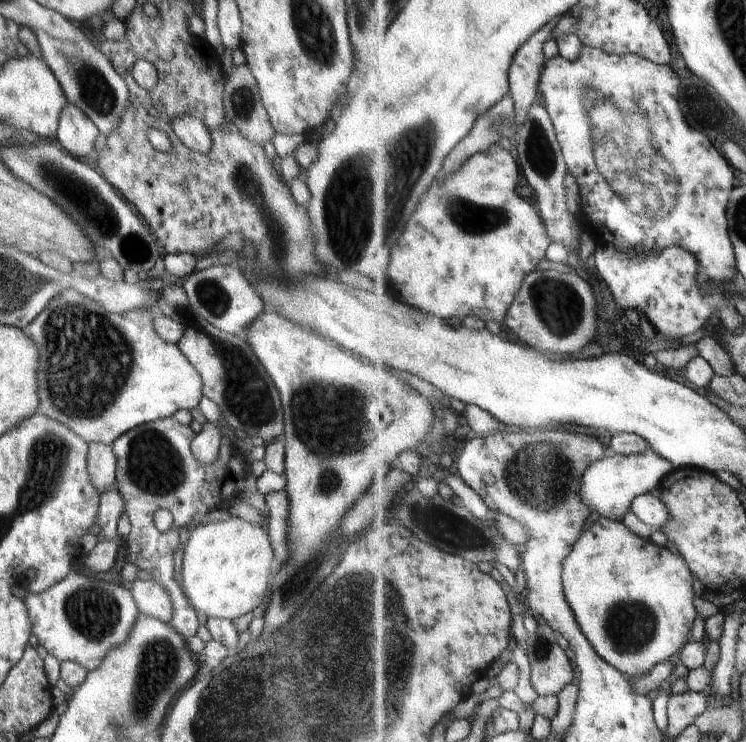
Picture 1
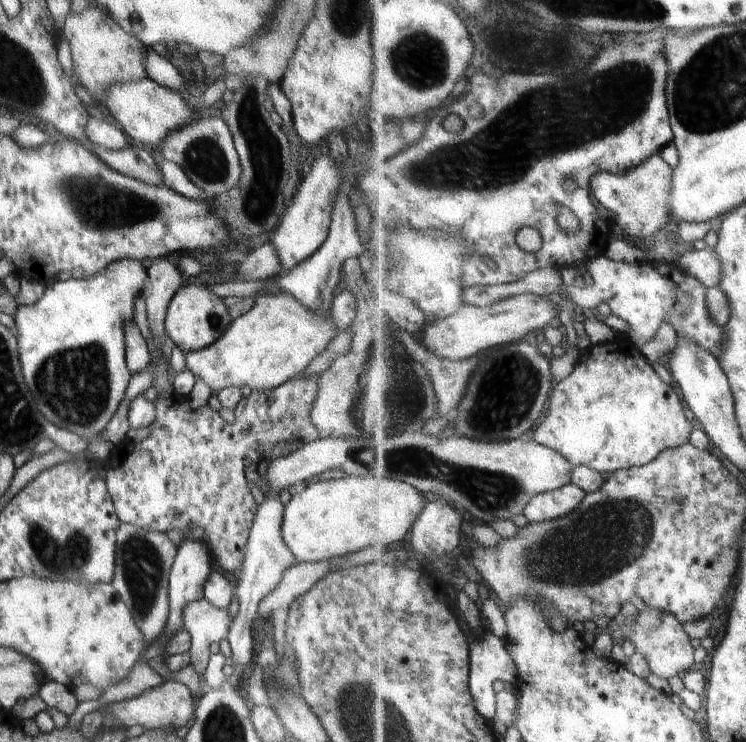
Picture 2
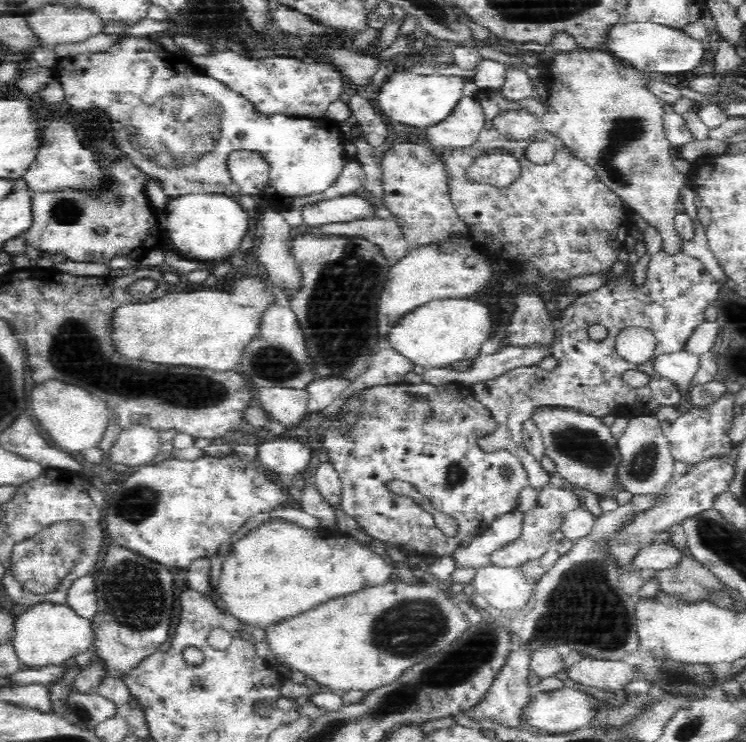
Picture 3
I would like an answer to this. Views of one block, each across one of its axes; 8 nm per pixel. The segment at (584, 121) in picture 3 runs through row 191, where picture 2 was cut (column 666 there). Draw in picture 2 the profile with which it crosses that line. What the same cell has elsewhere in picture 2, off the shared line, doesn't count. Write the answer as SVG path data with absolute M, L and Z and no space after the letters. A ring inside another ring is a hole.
M647 606L645 610L638 612L636 620L632 624L626 624L623 628L626 639L636 644L637 652L644 654L650 661L654 674L666 680L672 679L680 672L686 672L694 668L696 664L696 648L692 644L690 634L686 632L686 626L670 612Z

